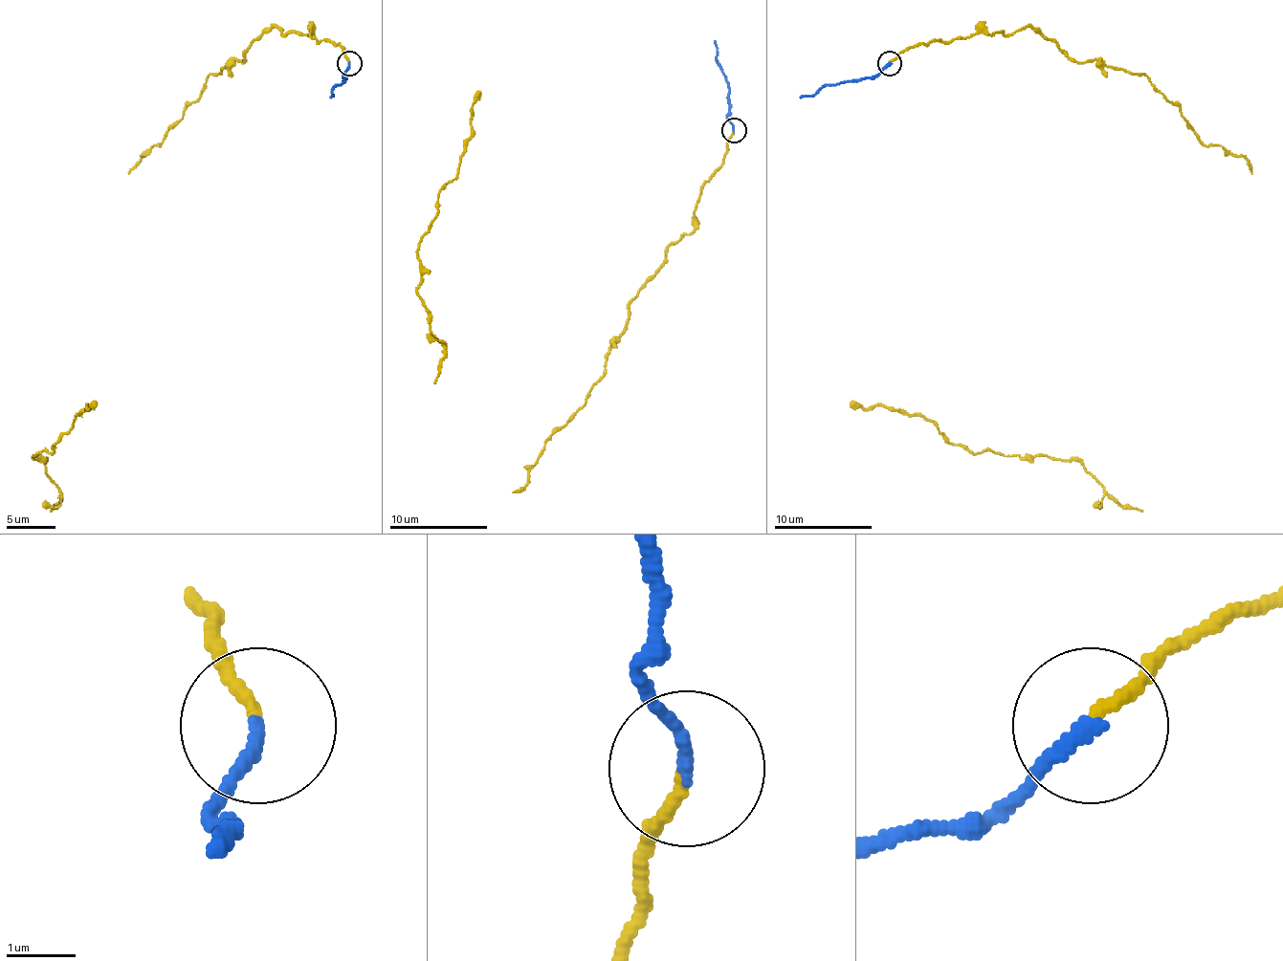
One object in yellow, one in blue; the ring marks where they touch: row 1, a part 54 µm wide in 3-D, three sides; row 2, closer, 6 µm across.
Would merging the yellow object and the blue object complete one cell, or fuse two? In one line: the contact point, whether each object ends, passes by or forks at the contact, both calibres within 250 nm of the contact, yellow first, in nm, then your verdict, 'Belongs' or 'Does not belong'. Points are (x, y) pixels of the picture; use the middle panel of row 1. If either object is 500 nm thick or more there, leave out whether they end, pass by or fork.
Place: (734, 130). At the ring yellow ends. At the ring blue ends. Thickness 160 nm (yellow) against 190 nm. Belongs

